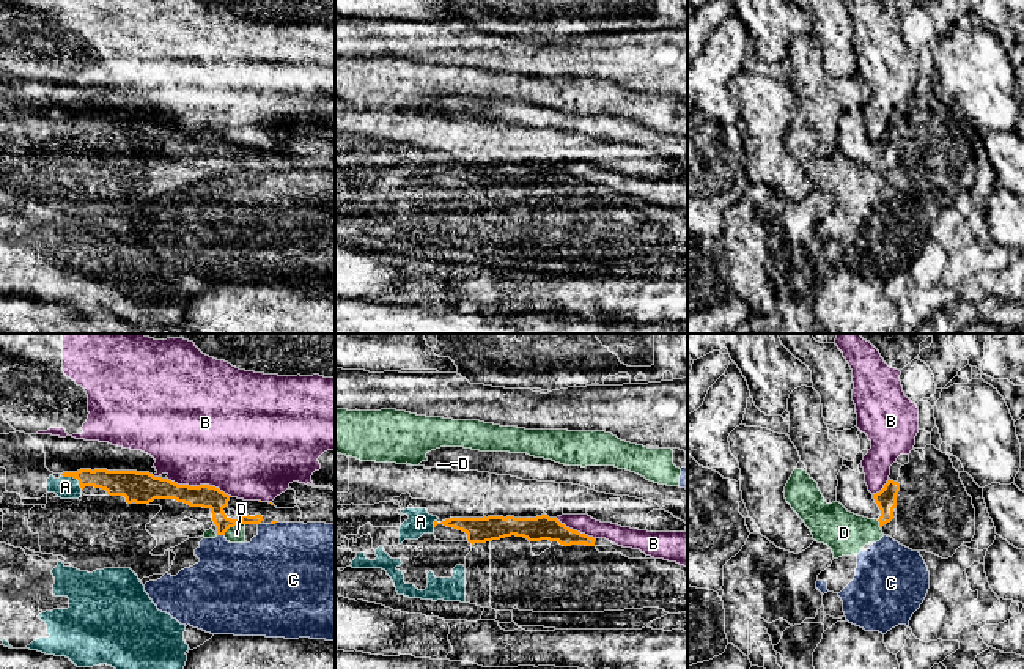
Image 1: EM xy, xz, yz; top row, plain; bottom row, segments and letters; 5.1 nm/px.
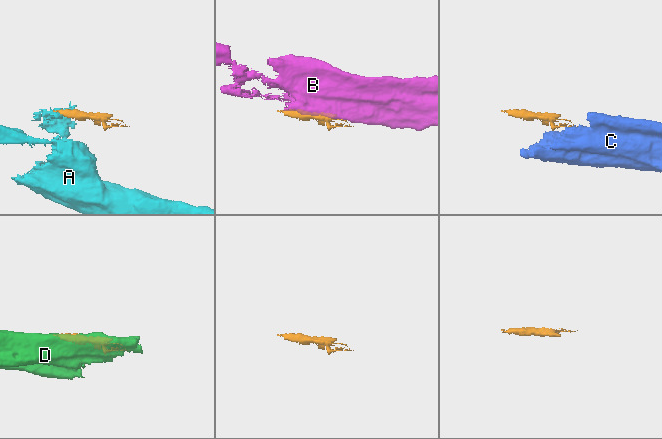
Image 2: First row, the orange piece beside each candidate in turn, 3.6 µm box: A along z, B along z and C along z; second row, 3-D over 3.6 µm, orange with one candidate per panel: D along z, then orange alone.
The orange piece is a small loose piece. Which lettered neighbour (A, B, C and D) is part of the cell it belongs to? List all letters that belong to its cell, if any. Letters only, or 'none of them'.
none of them

